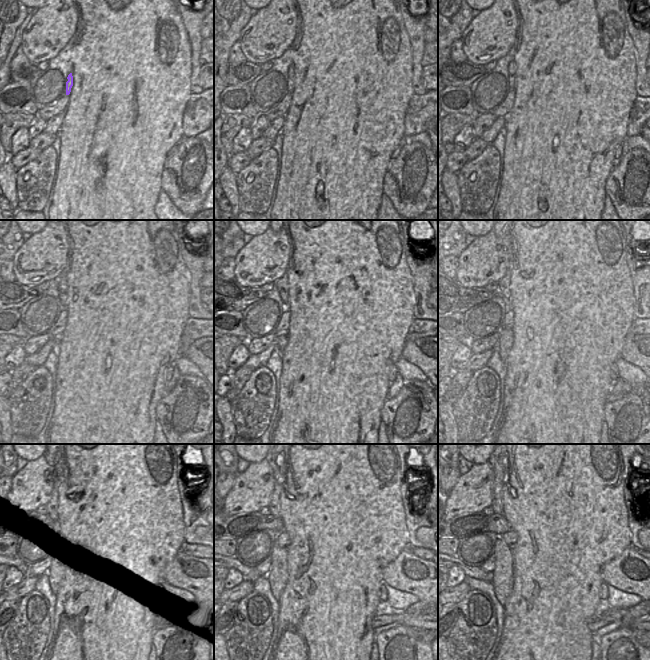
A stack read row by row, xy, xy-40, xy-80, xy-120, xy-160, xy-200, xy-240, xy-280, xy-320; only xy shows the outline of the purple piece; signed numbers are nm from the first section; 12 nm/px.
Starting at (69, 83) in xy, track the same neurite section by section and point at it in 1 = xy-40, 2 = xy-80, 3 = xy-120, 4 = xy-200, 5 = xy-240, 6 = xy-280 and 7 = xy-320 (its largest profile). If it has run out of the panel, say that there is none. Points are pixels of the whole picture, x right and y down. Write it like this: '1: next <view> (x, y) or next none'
1: next xy-40 (290, 82)
2: next xy-80 (512, 66)
3: next xy-120 (62, 285)
4: next xy-200 (503, 284)
5: next xy-240 (59, 474)
6: next xy-280 (277, 464)
7: next xy-320 (499, 464)

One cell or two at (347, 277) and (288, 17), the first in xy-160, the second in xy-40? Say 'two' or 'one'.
two

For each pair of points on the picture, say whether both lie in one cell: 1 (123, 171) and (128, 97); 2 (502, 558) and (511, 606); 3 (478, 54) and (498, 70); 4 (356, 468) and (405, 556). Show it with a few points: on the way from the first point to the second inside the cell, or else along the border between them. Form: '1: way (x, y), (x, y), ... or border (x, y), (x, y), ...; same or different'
1: way (123, 153), (124, 115); same
2: border (513, 571), (513, 588), (502, 605); different
3: border (512, 46), (503, 56), (496, 60); different
4: border (404, 548), (385, 566); different

